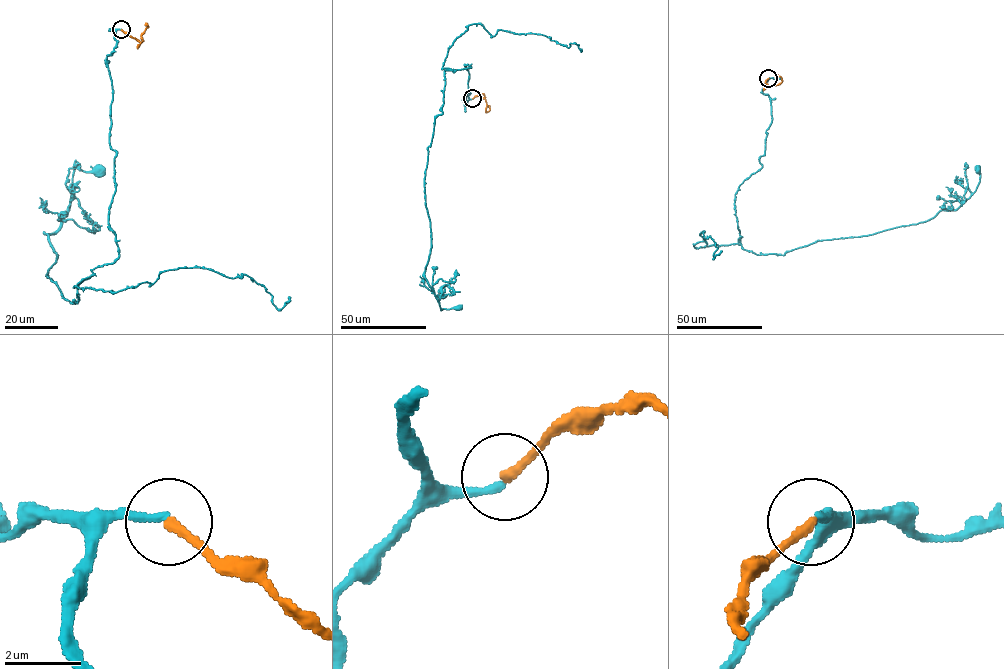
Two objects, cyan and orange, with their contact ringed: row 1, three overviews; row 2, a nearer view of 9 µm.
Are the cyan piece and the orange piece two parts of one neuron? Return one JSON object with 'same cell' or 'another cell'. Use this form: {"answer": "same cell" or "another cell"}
{"answer": "another cell"}

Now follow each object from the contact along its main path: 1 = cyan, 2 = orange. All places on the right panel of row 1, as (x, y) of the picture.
1: (768, 78), (762, 167), (735, 194), (745, 250), (783, 255), (927, 221), (975, 191), (977, 168)
2: (768, 78), (765, 83), (769, 86), (778, 85), (782, 78), (775, 75)

